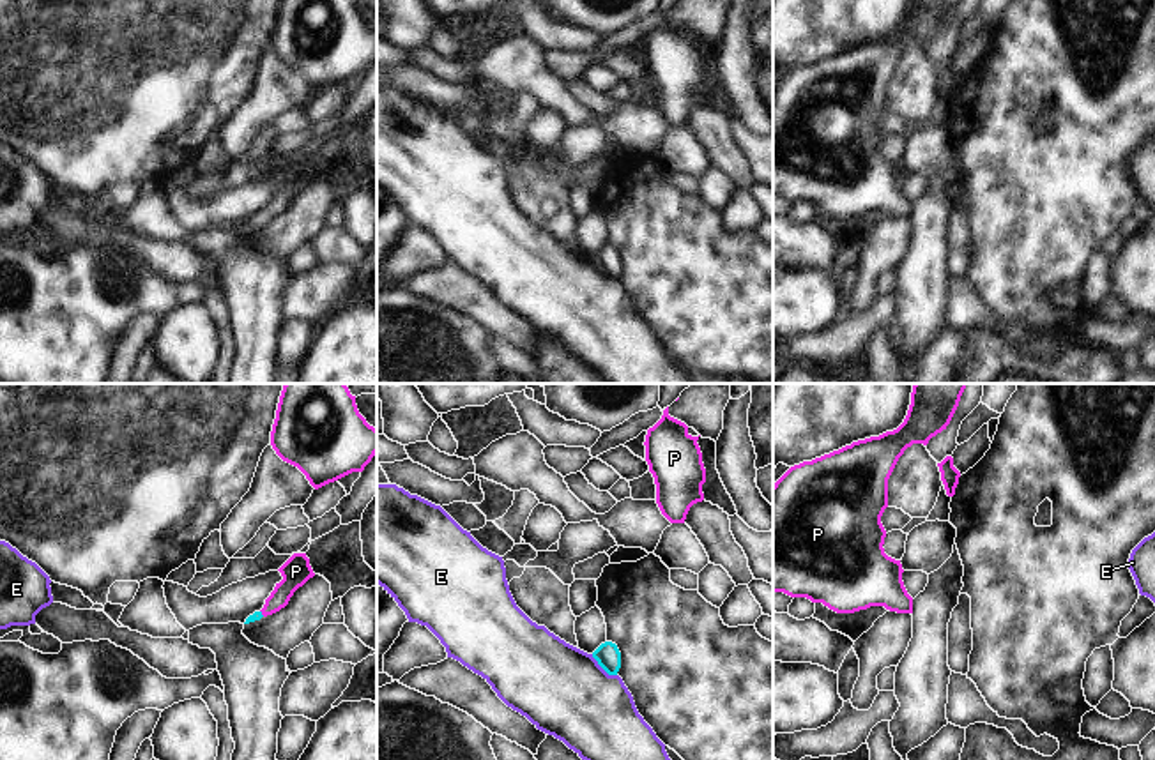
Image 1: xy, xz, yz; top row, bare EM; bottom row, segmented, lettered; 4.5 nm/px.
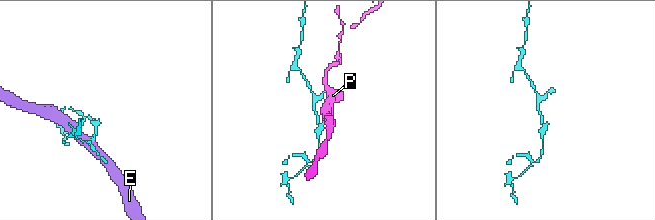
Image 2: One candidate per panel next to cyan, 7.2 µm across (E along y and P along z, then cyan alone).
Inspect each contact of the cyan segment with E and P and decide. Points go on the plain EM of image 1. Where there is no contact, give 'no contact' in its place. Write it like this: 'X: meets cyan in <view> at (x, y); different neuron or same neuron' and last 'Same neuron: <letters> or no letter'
E: meets cyan in xz at (604, 273); different neuron
P: meets cyan in xy at (260, 218); same neuron
Same neuron: P

